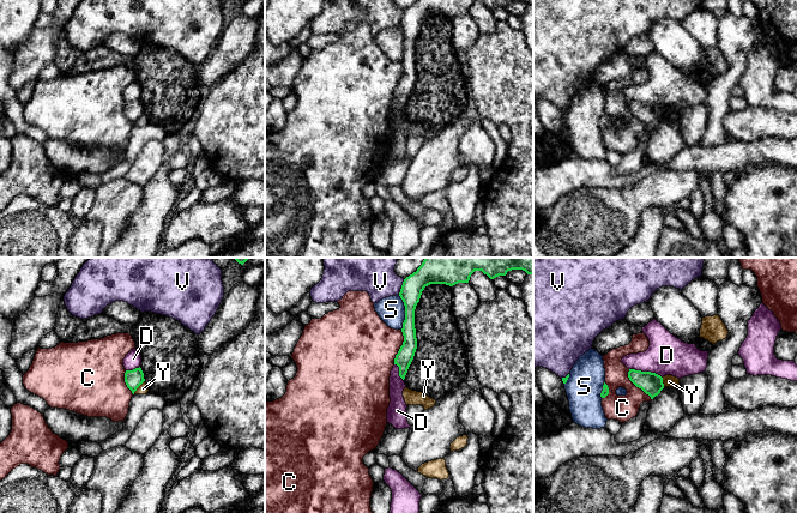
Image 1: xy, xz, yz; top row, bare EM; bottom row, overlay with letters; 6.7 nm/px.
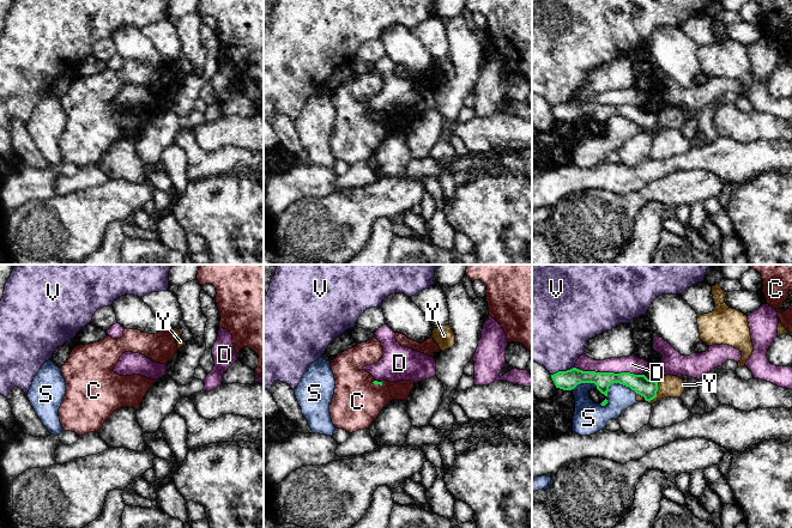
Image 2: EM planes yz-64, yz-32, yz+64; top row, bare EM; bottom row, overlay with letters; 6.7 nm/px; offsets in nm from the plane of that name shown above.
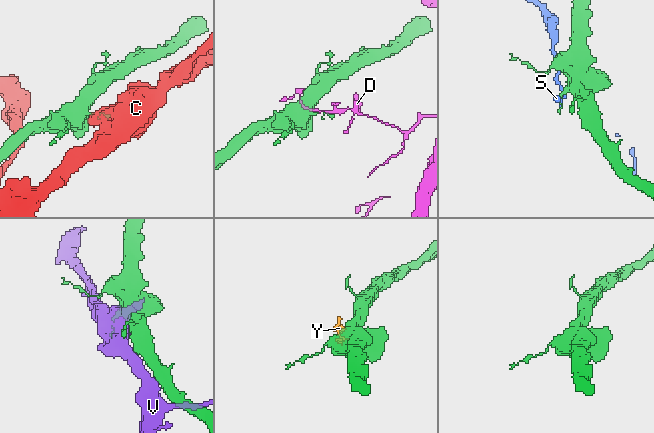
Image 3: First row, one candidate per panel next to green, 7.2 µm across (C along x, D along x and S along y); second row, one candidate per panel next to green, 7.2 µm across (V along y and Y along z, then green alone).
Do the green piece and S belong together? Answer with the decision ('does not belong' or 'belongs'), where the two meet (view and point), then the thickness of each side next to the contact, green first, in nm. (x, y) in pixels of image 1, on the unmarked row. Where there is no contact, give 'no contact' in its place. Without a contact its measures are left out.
does not belong; meets green in xz at (405, 43); 140 nm thick on the green side, 180 nm on the other

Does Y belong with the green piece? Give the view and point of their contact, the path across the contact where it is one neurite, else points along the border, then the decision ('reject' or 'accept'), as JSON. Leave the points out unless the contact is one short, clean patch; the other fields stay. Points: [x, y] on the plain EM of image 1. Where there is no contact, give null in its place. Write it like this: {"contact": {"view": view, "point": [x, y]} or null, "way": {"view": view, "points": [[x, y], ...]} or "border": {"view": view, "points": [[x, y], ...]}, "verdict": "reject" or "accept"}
{"contact": {"view": "xy", "point": [138, 118]}, "border": {"view": "xy", "points": [[144, 112], [133, 125]]}, "verdict": "reject"}

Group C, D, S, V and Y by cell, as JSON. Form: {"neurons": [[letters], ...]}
{"neurons": [["C"], ["D"], ["S", "Y"], ["V"]]}

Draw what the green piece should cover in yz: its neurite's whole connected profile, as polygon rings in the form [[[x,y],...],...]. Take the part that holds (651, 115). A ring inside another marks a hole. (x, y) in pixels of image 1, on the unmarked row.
[[[629,101],[629,111],[653,131],[664,120],[663,109],[656,104]]]

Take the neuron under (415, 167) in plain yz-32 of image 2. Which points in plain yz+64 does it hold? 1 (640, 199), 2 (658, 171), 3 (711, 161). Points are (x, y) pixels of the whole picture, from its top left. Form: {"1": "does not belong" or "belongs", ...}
{"1": "does not belong", "2": "belongs", "3": "belongs"}

